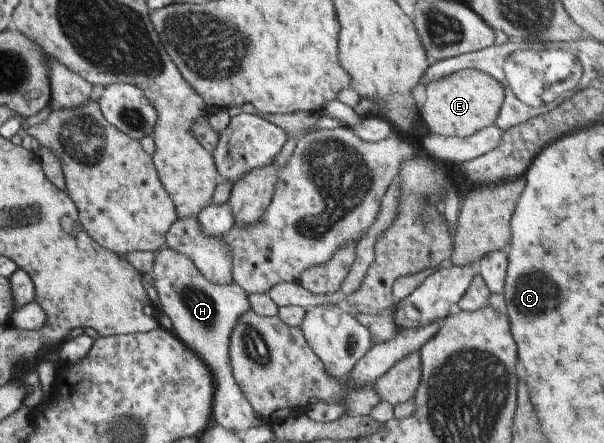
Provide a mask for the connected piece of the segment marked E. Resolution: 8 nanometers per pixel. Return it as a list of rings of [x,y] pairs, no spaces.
[[[462,69],[426,85],[420,98],[420,117],[432,134],[468,138],[497,123],[505,100],[505,90],[500,81],[486,73],[476,69]]]

